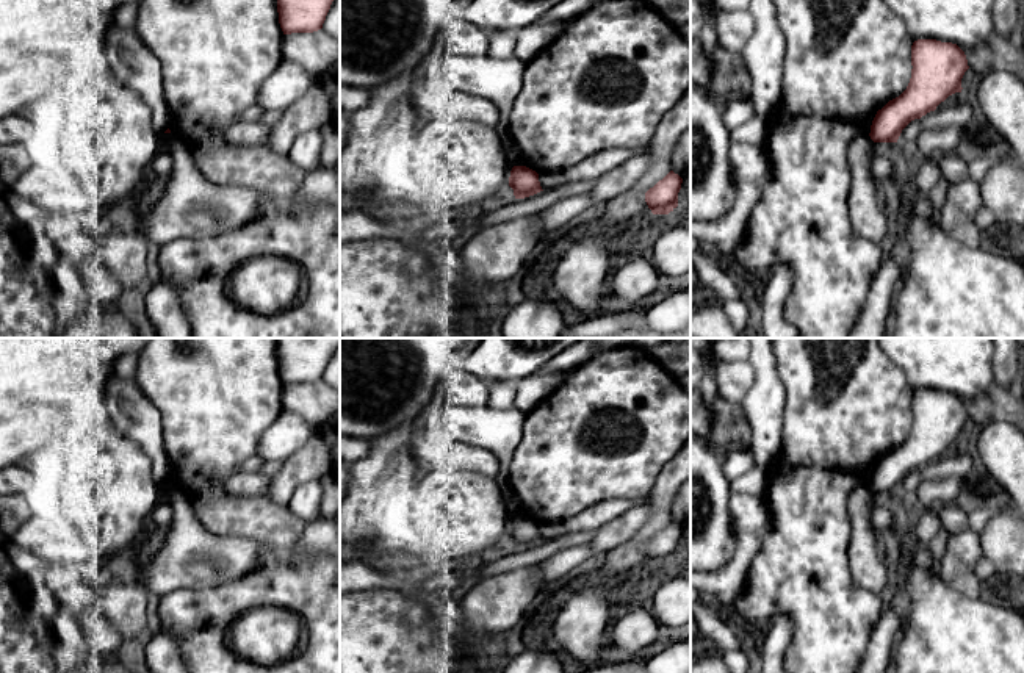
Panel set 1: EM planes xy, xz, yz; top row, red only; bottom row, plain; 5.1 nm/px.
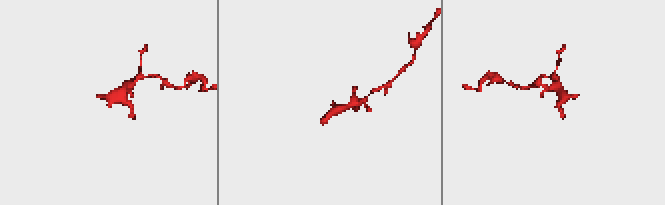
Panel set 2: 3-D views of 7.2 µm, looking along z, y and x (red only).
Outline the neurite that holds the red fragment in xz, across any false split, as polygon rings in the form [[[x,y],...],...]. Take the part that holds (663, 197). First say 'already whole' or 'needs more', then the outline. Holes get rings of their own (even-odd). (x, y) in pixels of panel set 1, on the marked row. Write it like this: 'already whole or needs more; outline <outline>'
already whole; outline [[[670,171],[662,180],[645,193],[645,202],[653,214],[669,214],[678,207],[678,193],[683,178]]]

